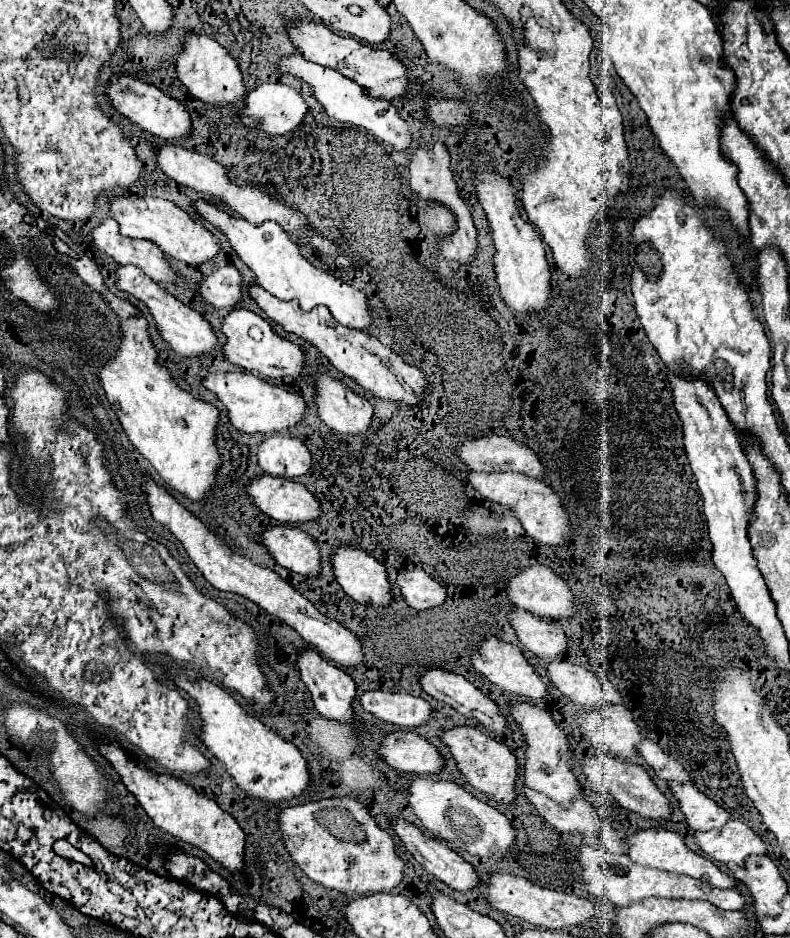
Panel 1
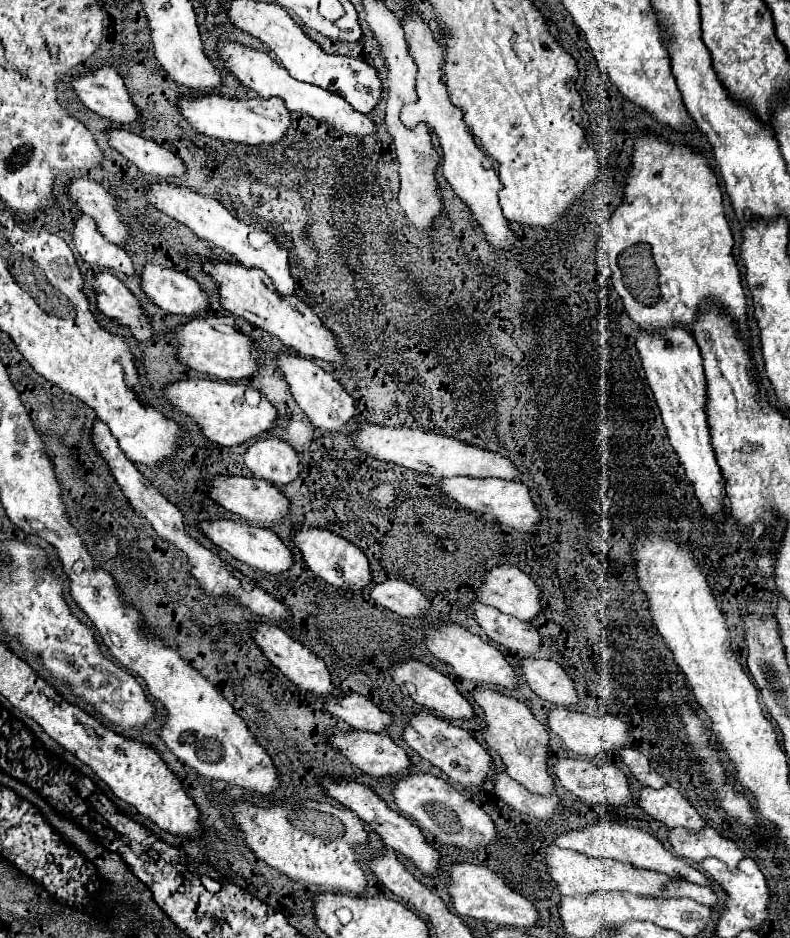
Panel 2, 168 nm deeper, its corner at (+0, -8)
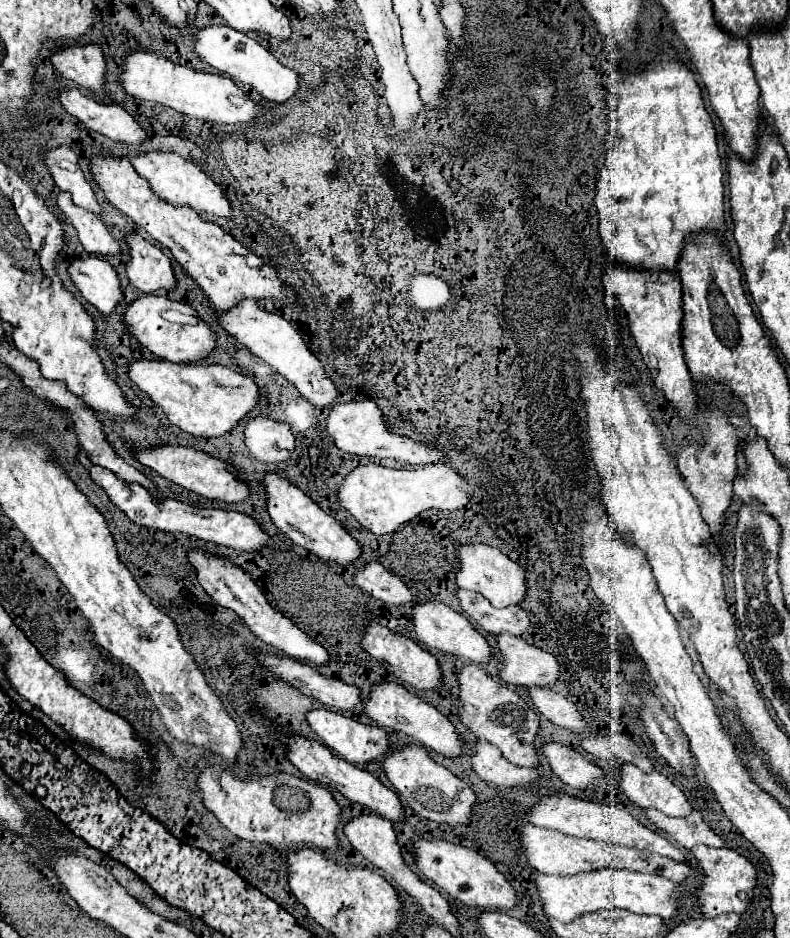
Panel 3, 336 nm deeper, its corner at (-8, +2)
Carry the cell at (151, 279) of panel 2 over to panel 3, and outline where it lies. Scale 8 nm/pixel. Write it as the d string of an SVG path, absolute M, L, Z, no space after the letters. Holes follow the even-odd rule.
M127 235L131 259L127 261L127 277L141 293L157 293L165 287L177 287L171 259L139 235Z

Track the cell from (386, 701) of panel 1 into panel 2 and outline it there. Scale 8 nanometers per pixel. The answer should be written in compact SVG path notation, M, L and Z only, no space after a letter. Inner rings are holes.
M347 693L345 697L327 697L323 703L325 711L353 729L361 731L383 731L391 723L391 715L375 707L367 697L359 693Z

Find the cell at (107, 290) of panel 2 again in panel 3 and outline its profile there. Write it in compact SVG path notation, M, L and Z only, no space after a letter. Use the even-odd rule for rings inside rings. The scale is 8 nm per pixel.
M81 257L69 267L69 275L83 297L93 303L105 317L115 313L115 307L123 299L121 281L117 271L101 257Z

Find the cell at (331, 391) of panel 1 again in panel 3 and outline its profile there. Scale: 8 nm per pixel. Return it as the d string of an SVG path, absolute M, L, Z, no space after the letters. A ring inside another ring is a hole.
M245 299L239 307L227 311L227 313L219 313L219 319L227 333L235 335L237 341L243 343L251 353L255 353L257 357L267 361L277 373L281 373L287 381L291 381L297 387L297 391L307 401L311 401L315 407L329 409L333 403L337 403L337 399L341 395L339 387L329 379L321 361L315 357L315 353L309 349L309 345L301 339L299 331L291 323L287 323L281 315L267 313L267 311L259 309L255 305L255 301Z

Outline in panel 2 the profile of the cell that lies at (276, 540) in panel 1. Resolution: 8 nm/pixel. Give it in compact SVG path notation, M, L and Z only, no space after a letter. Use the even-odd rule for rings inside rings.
M217 519L217 521L201 521L197 523L197 529L213 541L213 545L227 551L231 557L235 557L241 563L247 563L253 569L261 569L265 573L283 573L293 565L293 555L283 545L283 541L271 531L257 525L247 523L235 523L231 519Z

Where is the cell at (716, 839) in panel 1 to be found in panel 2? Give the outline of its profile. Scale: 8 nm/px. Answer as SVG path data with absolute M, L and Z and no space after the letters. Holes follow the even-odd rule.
M681 827L671 829L669 843L673 847L673 853L677 853L677 857L693 861L693 863L701 863L705 857L715 857L727 863L731 869L735 869L737 861L745 857L745 853L737 847L737 843L721 837L711 827L703 827L697 833L691 833Z

